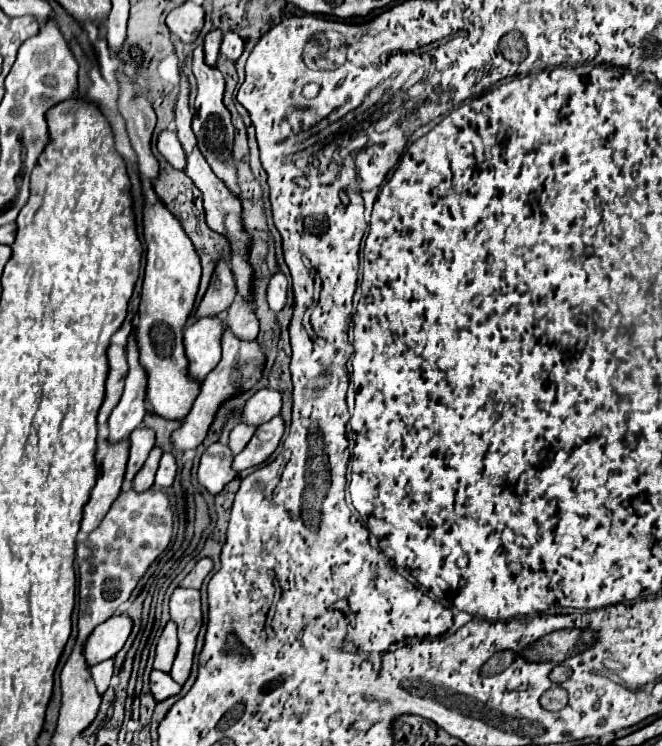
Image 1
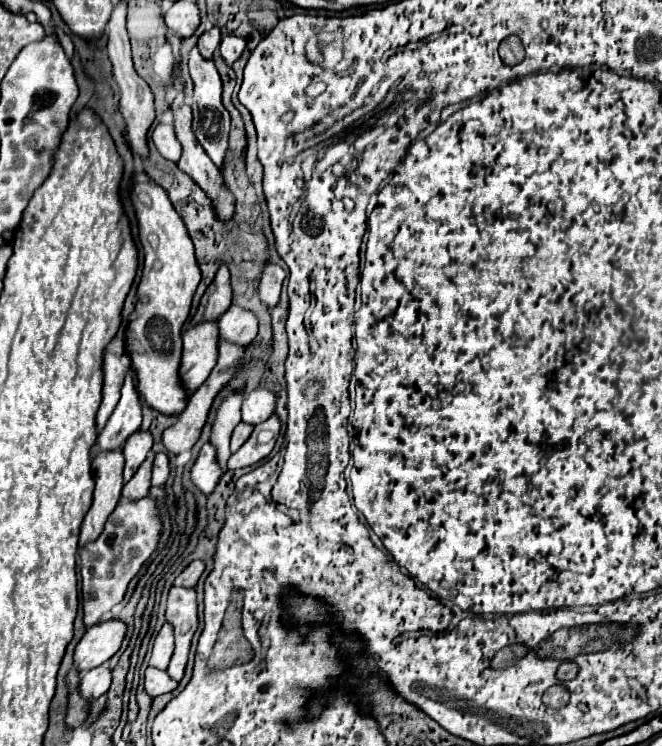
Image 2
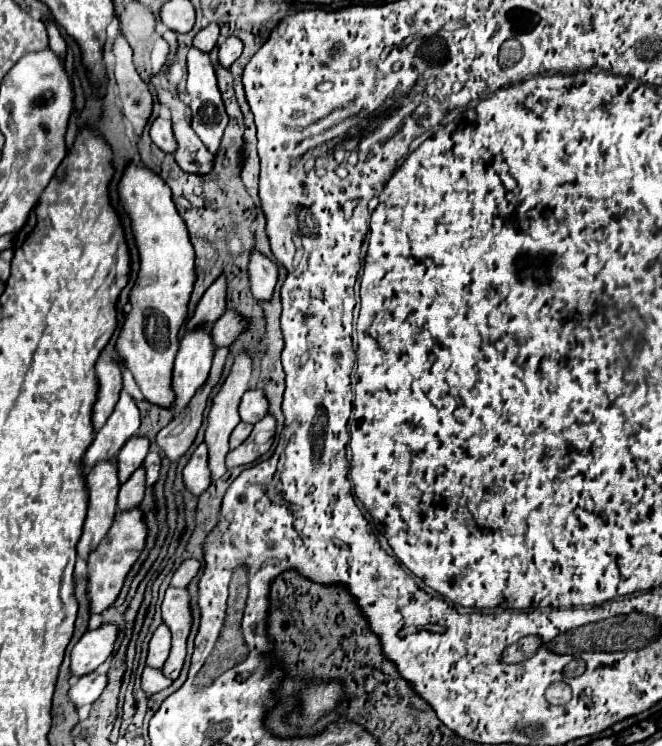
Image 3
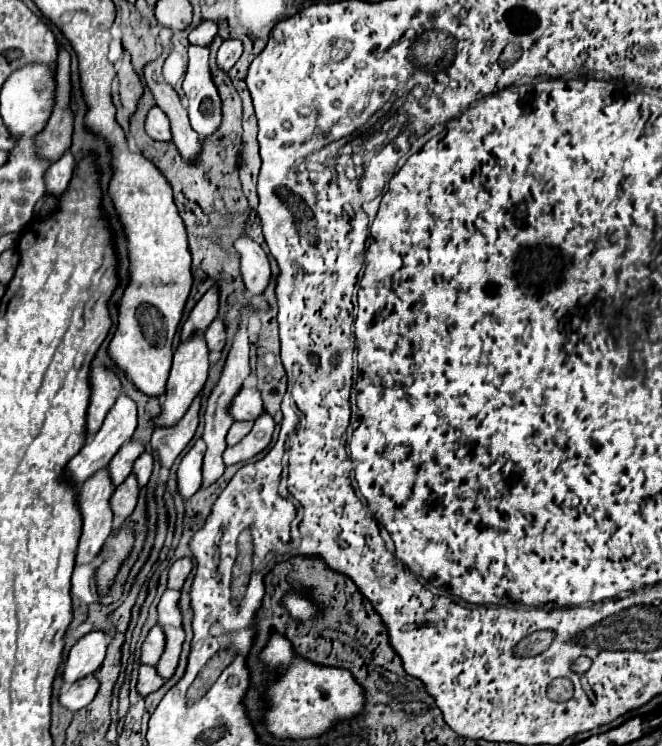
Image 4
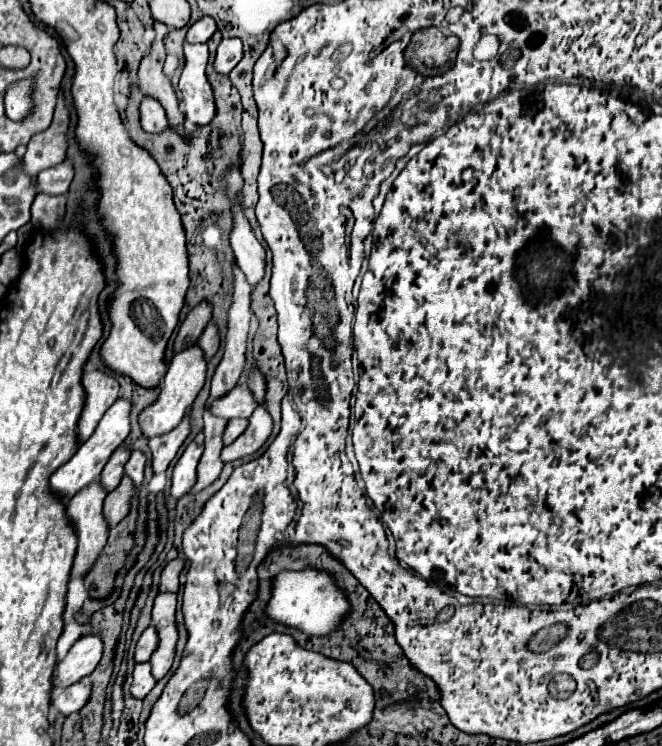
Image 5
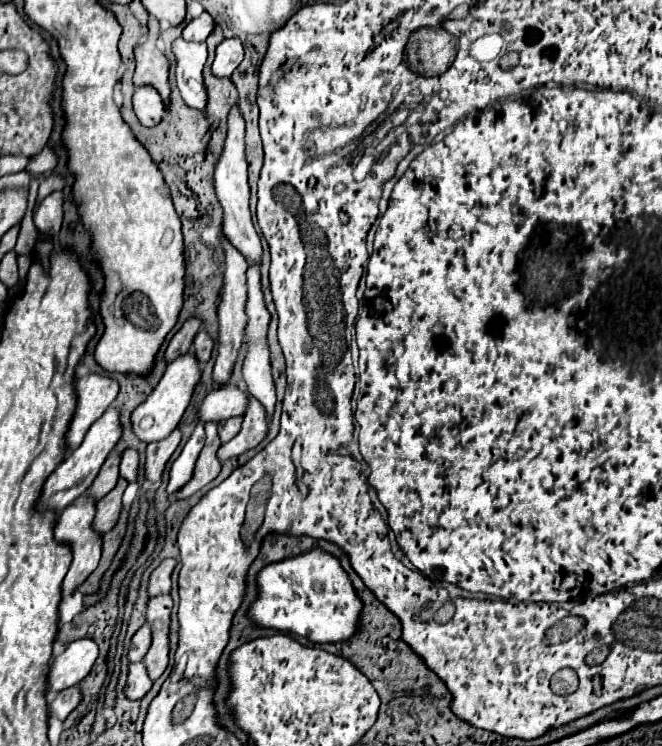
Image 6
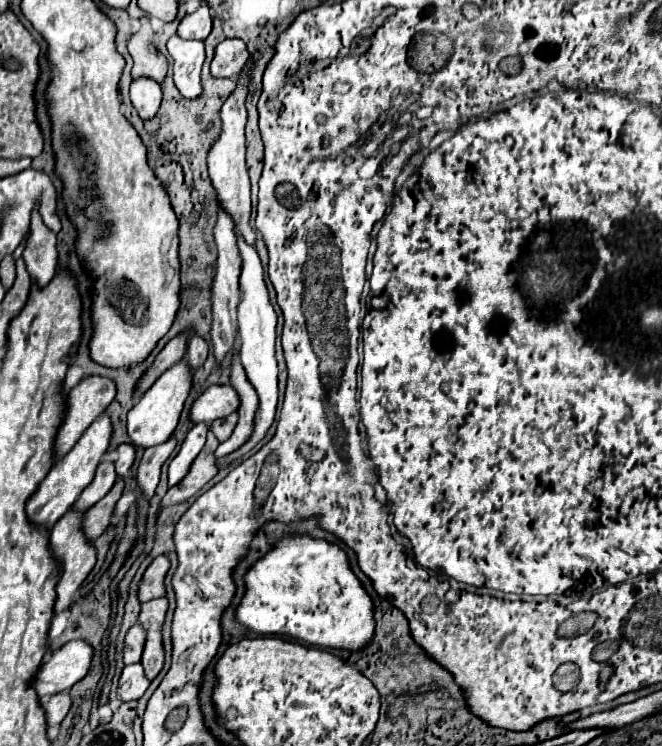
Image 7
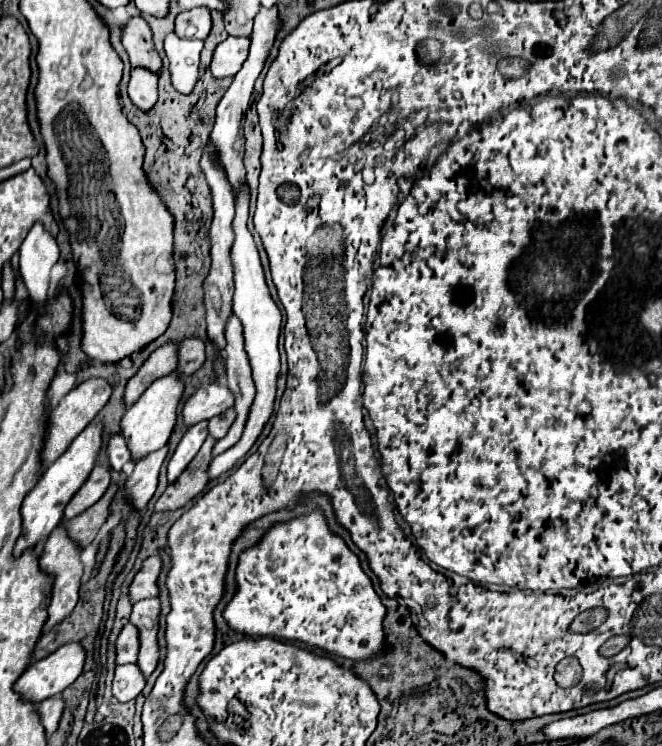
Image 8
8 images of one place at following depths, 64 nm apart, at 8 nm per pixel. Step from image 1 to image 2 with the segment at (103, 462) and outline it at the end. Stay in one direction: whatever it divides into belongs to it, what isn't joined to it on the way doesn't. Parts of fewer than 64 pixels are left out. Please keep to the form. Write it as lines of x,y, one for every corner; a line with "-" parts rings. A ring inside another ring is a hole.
102,452
94,456
92,460
94,482
96,482
94,500
82,522
78,548
84,548
84,544
96,540
96,536
100,536
100,532
104,530
108,516
114,512
120,500
120,490
124,486
122,468
124,468
122,452

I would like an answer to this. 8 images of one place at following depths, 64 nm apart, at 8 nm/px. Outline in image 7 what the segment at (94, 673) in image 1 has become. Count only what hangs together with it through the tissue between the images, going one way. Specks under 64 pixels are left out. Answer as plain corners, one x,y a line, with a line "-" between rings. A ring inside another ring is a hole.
68,690
50,696
50,700
44,700
42,708
44,708
44,714
46,714
46,724
48,726
60,724
64,720
64,716
68,714
68,710
70,710
70,694
68,694

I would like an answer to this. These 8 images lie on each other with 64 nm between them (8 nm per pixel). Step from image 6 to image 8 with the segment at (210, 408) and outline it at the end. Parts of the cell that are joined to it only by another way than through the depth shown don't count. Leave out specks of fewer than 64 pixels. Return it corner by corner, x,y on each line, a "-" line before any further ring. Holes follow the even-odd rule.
212,382
208,388
198,388
184,404
182,418
186,426
194,426
200,420
210,420
212,416
222,414
234,404
234,396
226,386

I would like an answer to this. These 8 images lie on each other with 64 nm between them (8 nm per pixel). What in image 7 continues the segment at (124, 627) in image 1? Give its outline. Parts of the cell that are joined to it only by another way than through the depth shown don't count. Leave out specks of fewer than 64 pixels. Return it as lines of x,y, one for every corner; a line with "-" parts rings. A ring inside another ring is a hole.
72,640
56,650
30,680
30,686
36,690
38,698
54,696
62,690
68,690
88,672
92,660
92,646
84,640

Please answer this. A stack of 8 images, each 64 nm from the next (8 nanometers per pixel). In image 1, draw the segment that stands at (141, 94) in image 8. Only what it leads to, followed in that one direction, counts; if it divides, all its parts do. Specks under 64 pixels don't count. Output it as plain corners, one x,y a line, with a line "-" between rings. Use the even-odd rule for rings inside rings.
166,128
158,134
158,140
156,140
156,146
158,146
158,152
178,170
184,170
186,166
186,156
184,156
184,150
176,138
176,132
172,128

